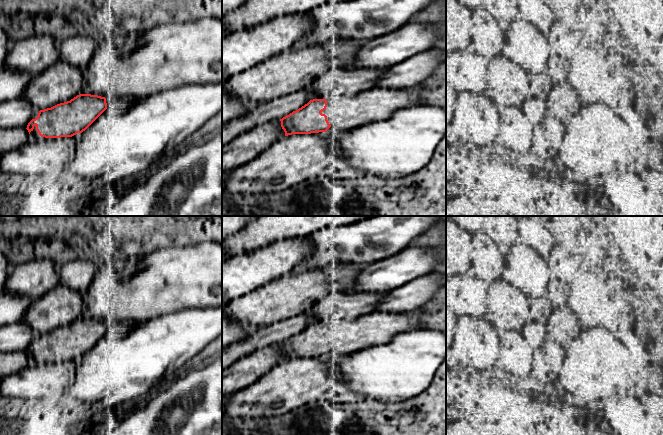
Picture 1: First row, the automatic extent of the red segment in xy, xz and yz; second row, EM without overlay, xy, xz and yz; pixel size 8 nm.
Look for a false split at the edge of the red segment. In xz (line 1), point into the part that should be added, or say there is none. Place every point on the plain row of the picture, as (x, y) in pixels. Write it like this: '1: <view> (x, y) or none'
1: none

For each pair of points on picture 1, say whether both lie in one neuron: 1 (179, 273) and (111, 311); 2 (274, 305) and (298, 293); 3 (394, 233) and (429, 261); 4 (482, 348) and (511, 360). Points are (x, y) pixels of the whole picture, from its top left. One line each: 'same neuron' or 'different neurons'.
1: same neuron
2: same neuron
3: different neurons
4: different neurons

